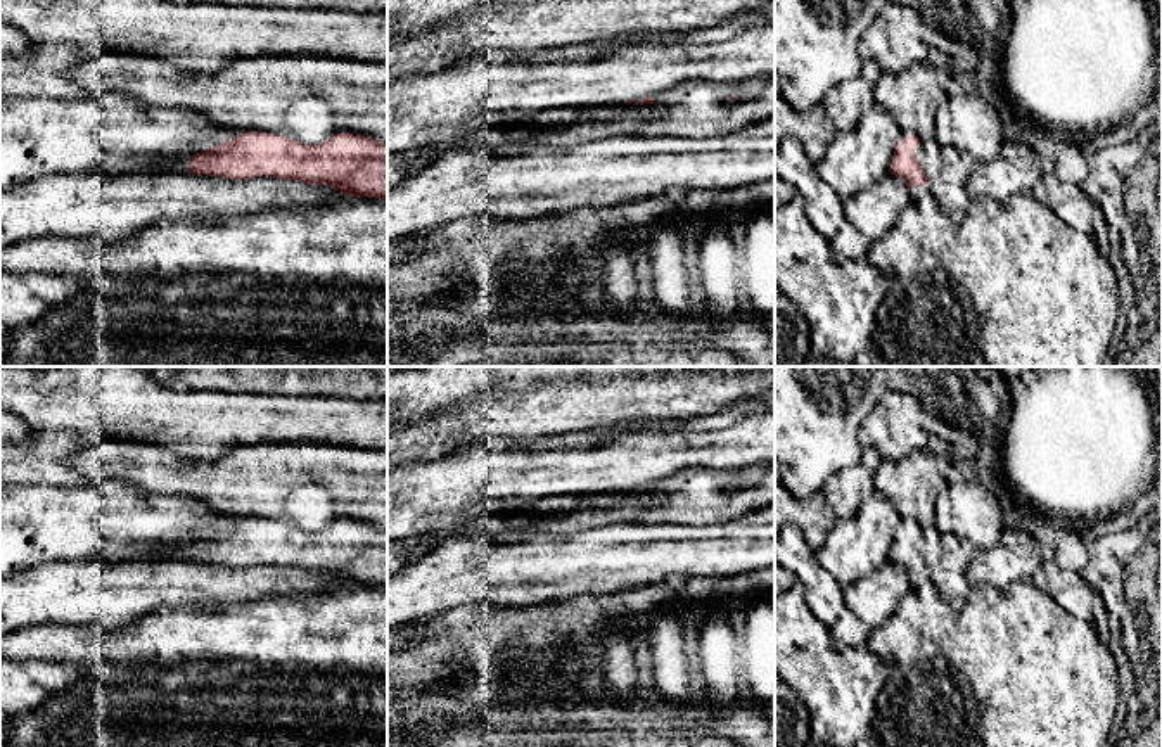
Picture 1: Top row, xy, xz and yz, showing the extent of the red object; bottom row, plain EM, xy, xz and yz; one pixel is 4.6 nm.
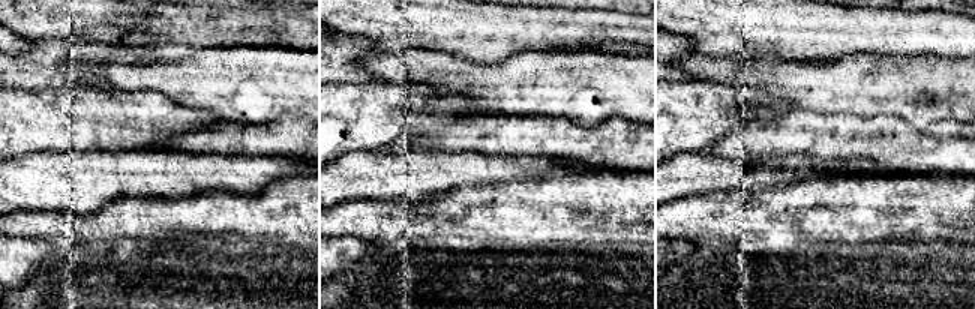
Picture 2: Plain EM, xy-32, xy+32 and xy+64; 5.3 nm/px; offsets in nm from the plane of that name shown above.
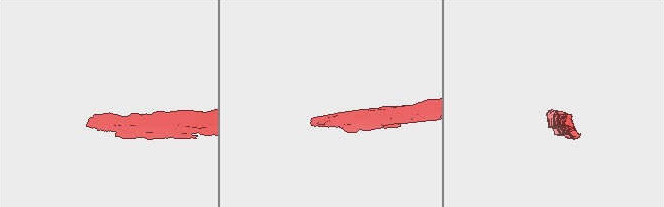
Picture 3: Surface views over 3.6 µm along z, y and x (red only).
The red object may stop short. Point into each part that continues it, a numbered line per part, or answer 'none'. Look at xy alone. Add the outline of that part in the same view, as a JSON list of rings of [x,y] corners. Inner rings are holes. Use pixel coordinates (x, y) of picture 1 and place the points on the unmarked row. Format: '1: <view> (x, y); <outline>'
1: xy (204, 531); [[[201,526],[192,534],[194,534],[195,541],[201,541],[201,540],[211,538],[225,529],[227,529],[227,526]]]

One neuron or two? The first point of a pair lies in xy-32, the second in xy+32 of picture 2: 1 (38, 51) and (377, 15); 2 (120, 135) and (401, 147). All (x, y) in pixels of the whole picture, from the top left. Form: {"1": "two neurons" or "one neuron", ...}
{"1": "two neurons", "2": "two neurons"}

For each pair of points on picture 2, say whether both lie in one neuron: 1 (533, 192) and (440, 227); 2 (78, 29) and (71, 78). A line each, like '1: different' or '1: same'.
1: same
2: different

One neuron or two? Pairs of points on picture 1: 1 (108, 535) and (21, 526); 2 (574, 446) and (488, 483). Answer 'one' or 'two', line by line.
1: one
2: one

